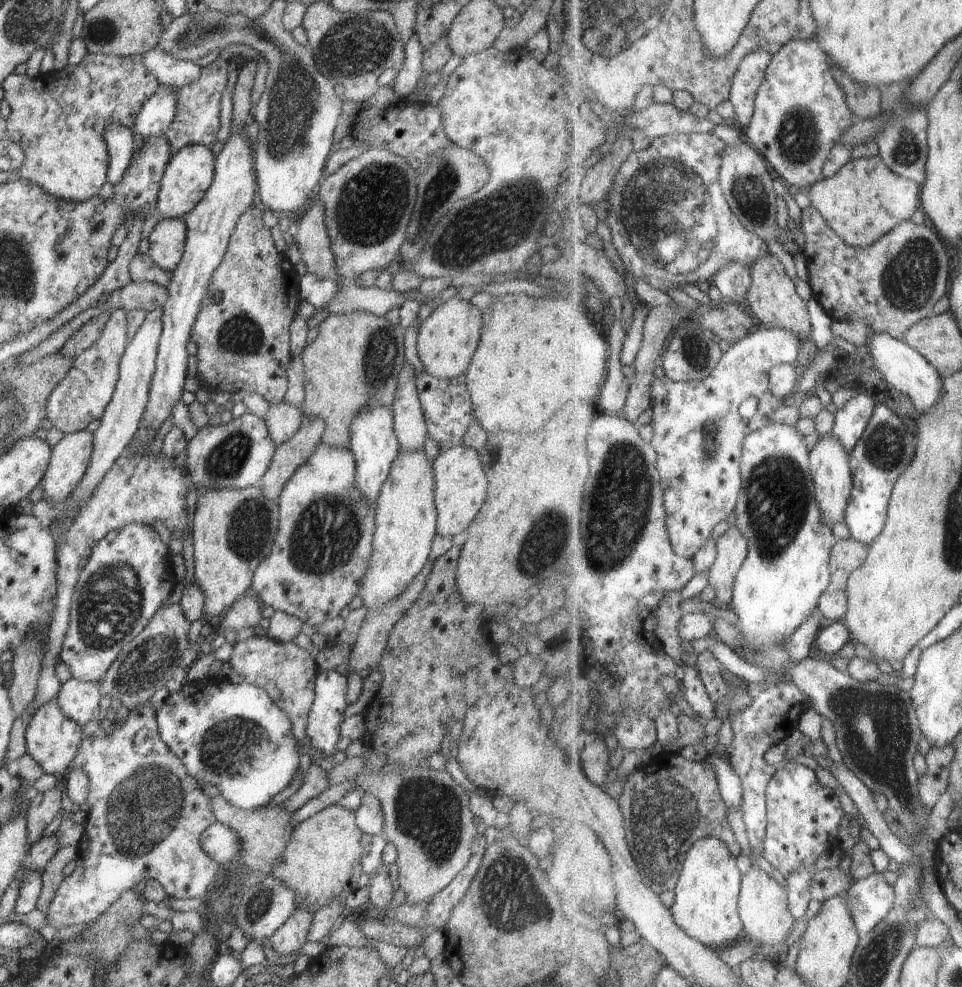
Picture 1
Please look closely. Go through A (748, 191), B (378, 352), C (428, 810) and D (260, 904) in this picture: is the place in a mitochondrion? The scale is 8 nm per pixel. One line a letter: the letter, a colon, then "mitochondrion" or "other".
A: mitochondrion
B: mitochondrion
C: mitochondrion
D: mitochondrion

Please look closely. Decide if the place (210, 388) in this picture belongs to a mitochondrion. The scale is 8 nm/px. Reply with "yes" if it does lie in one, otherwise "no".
no

